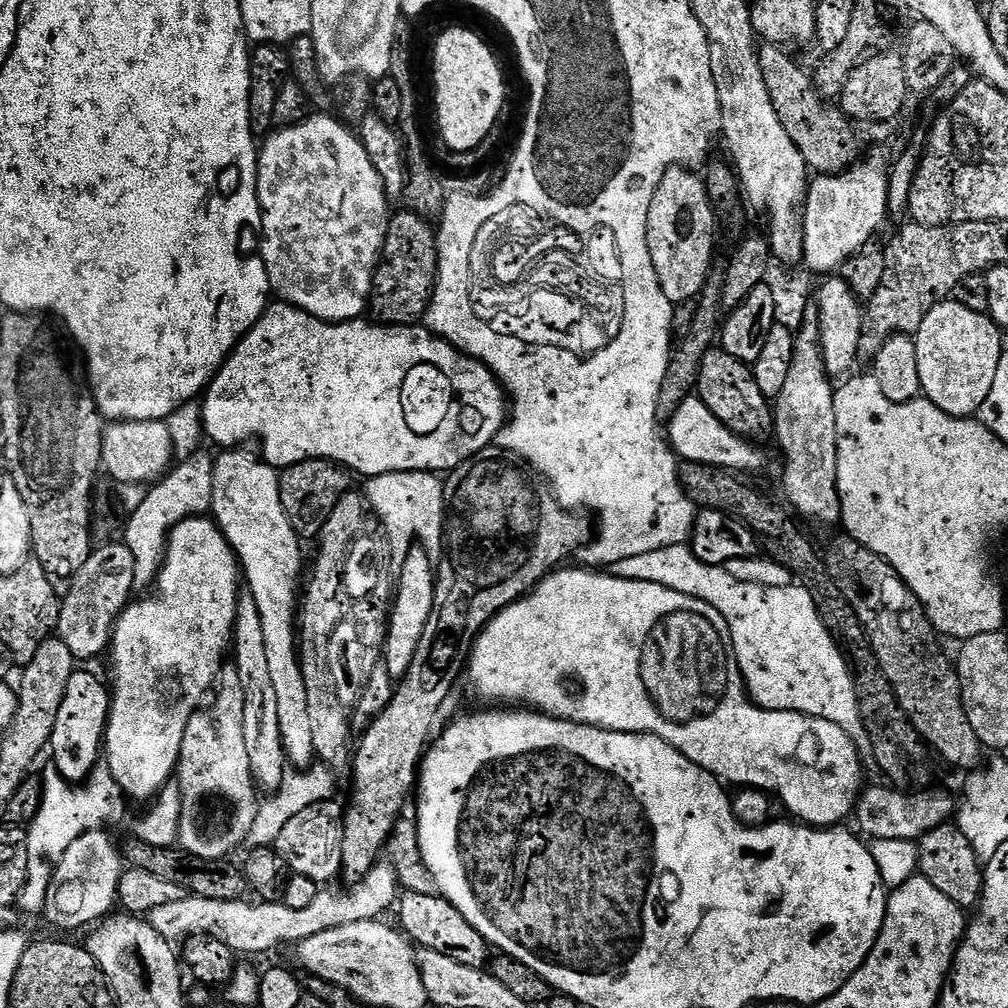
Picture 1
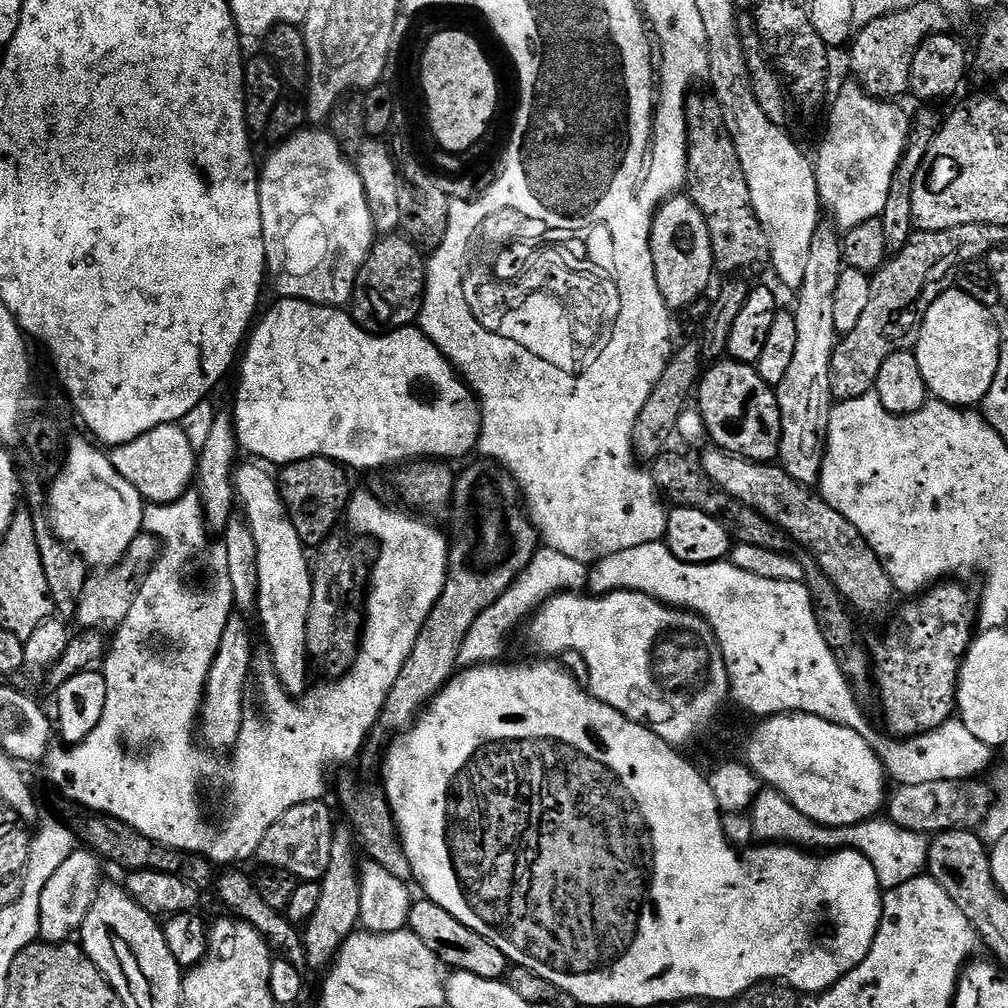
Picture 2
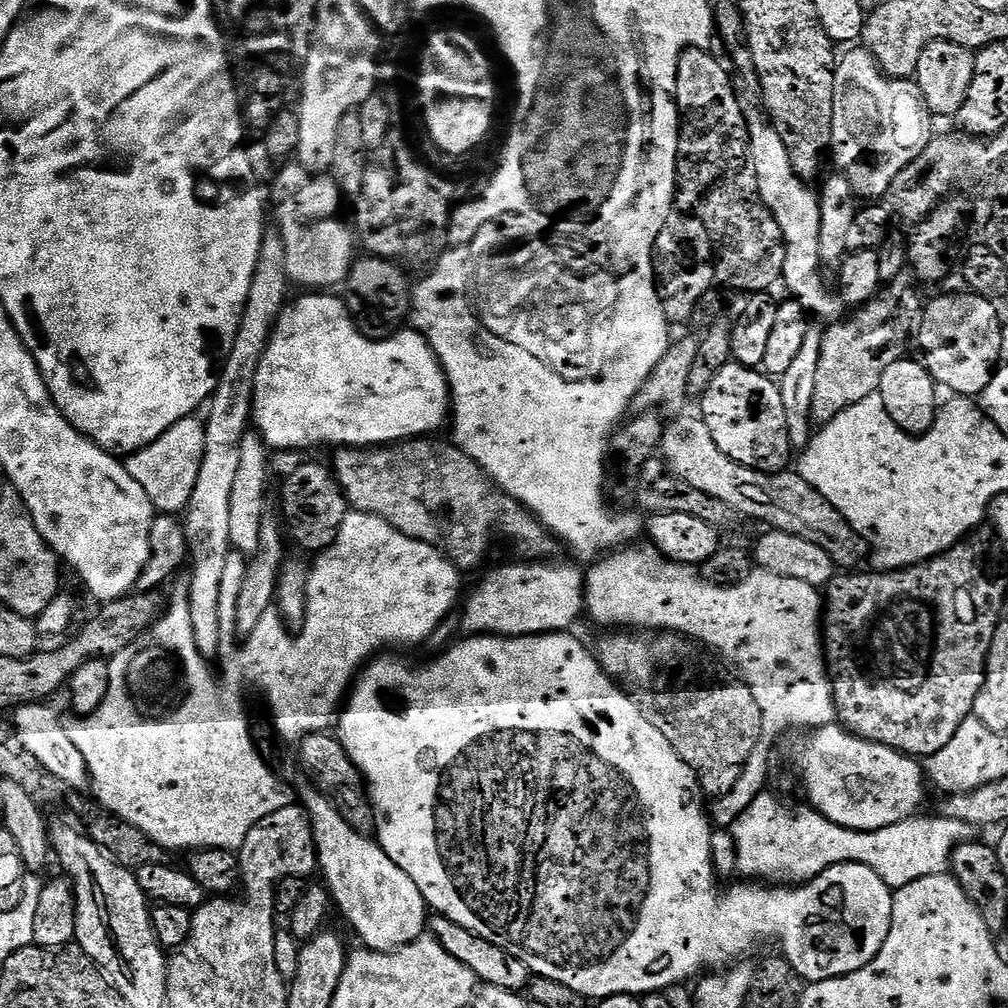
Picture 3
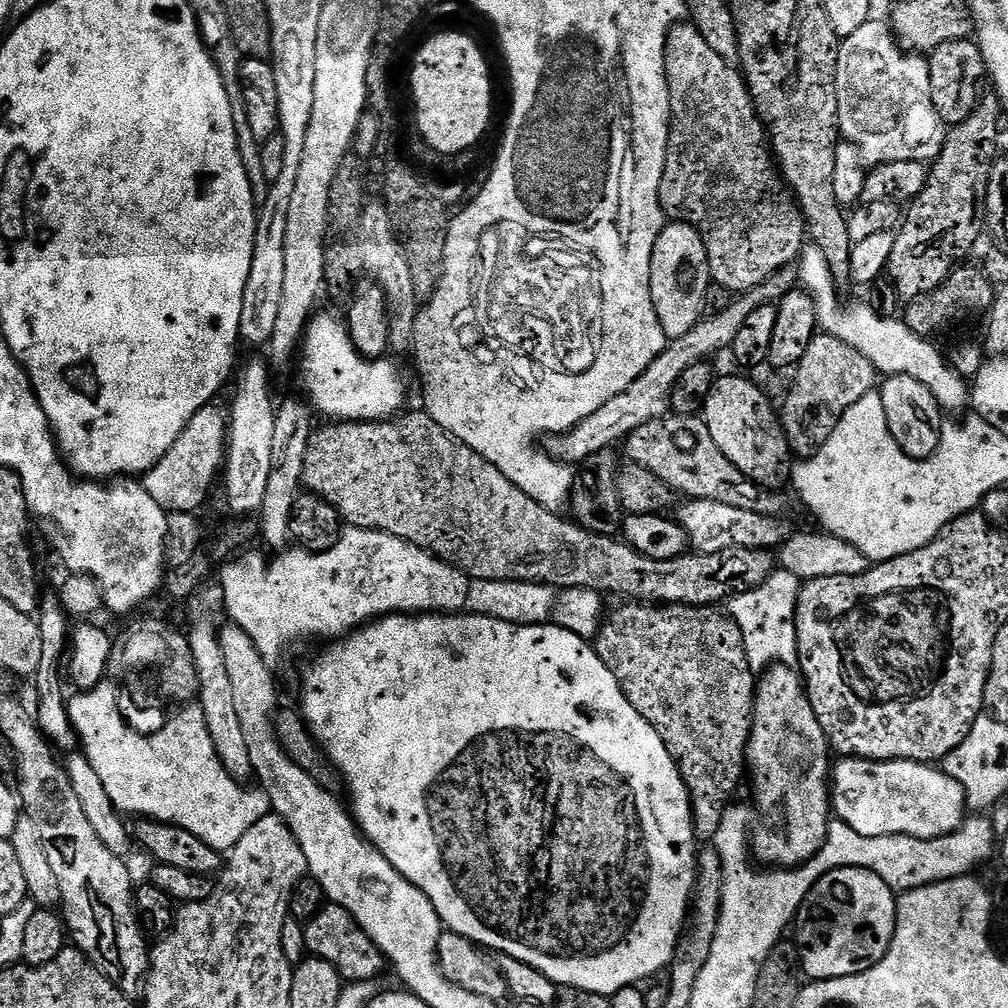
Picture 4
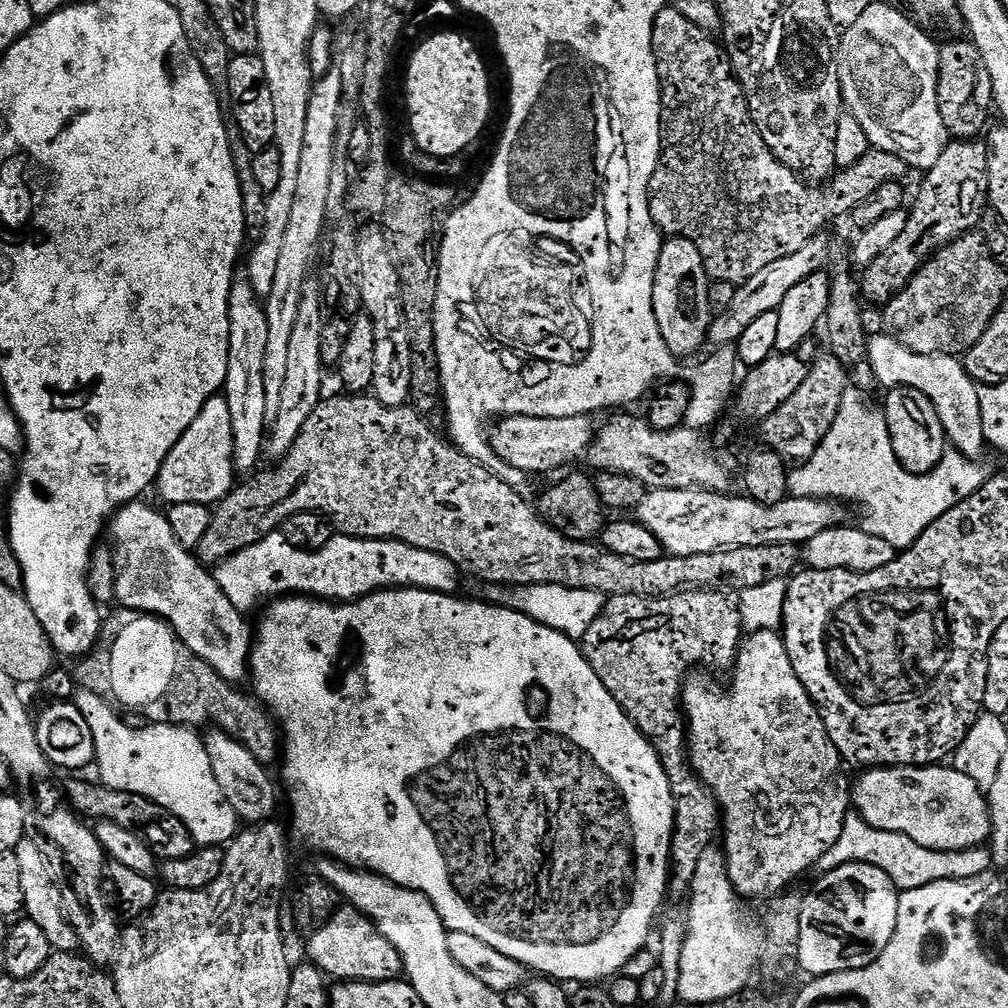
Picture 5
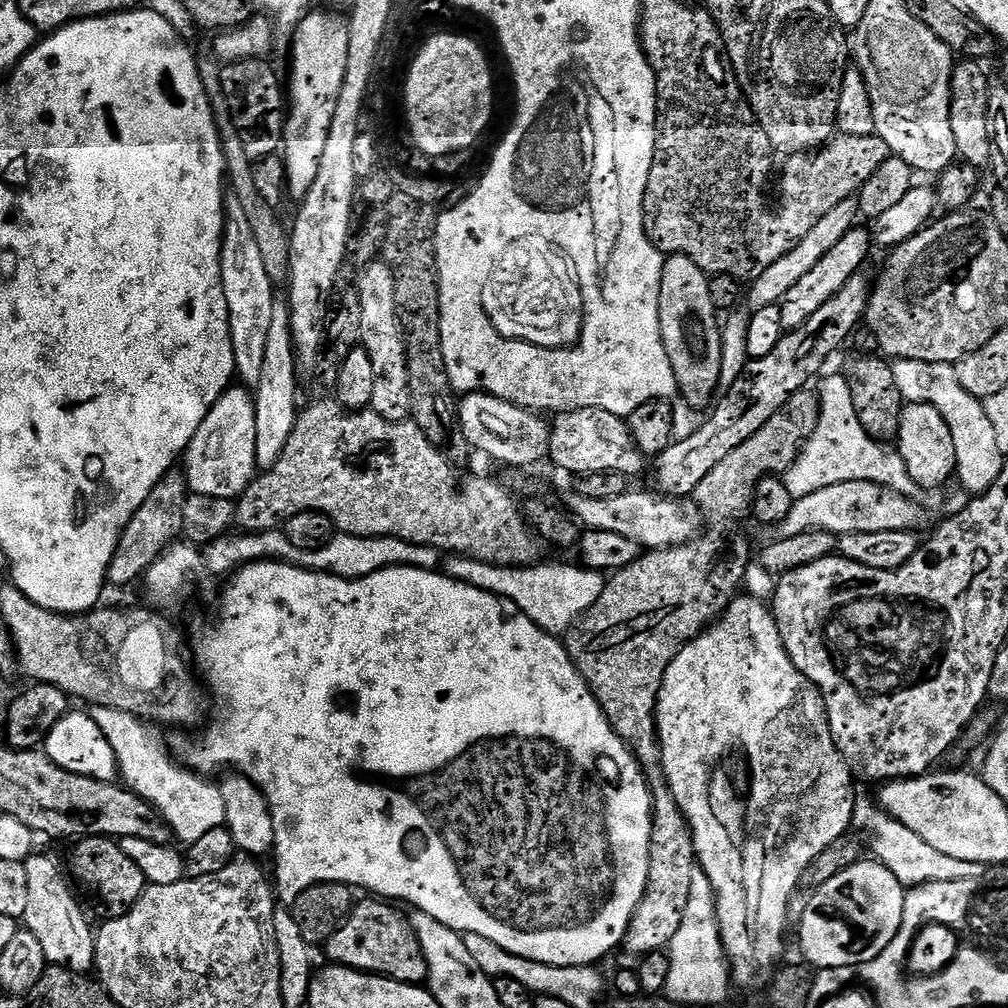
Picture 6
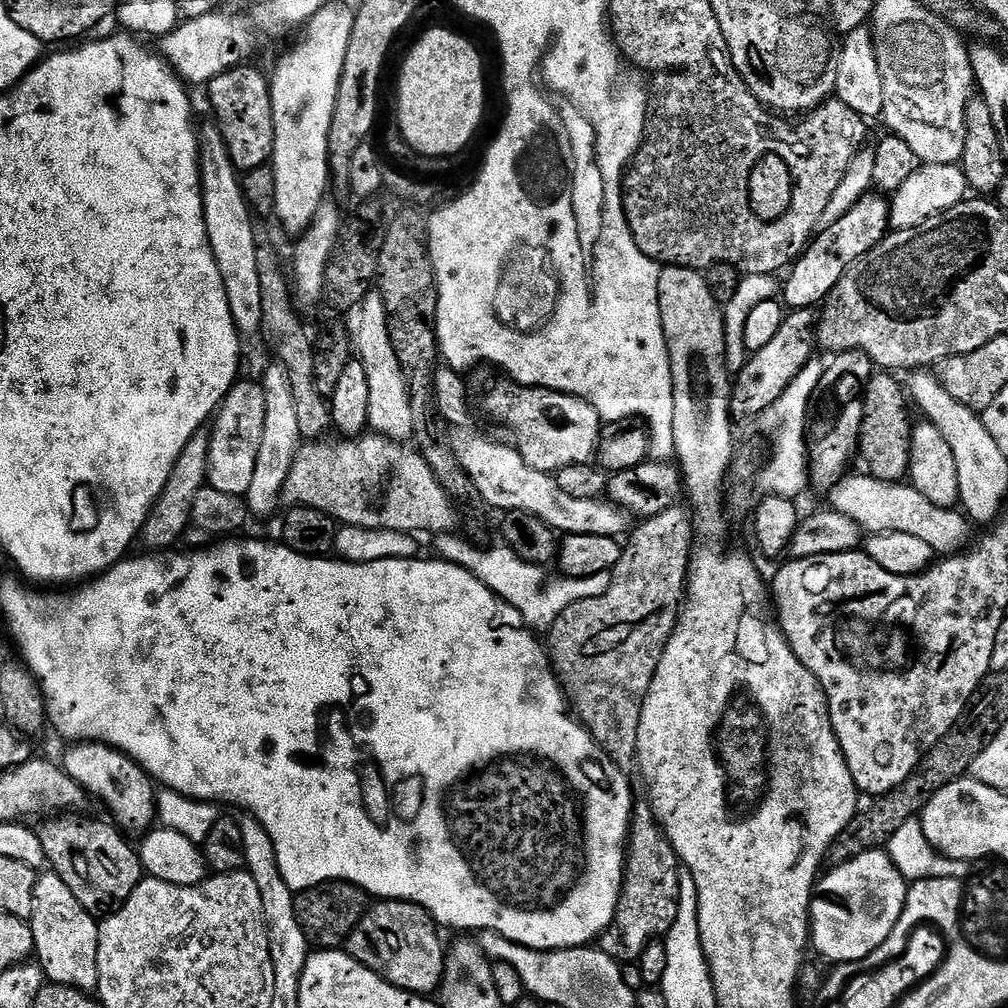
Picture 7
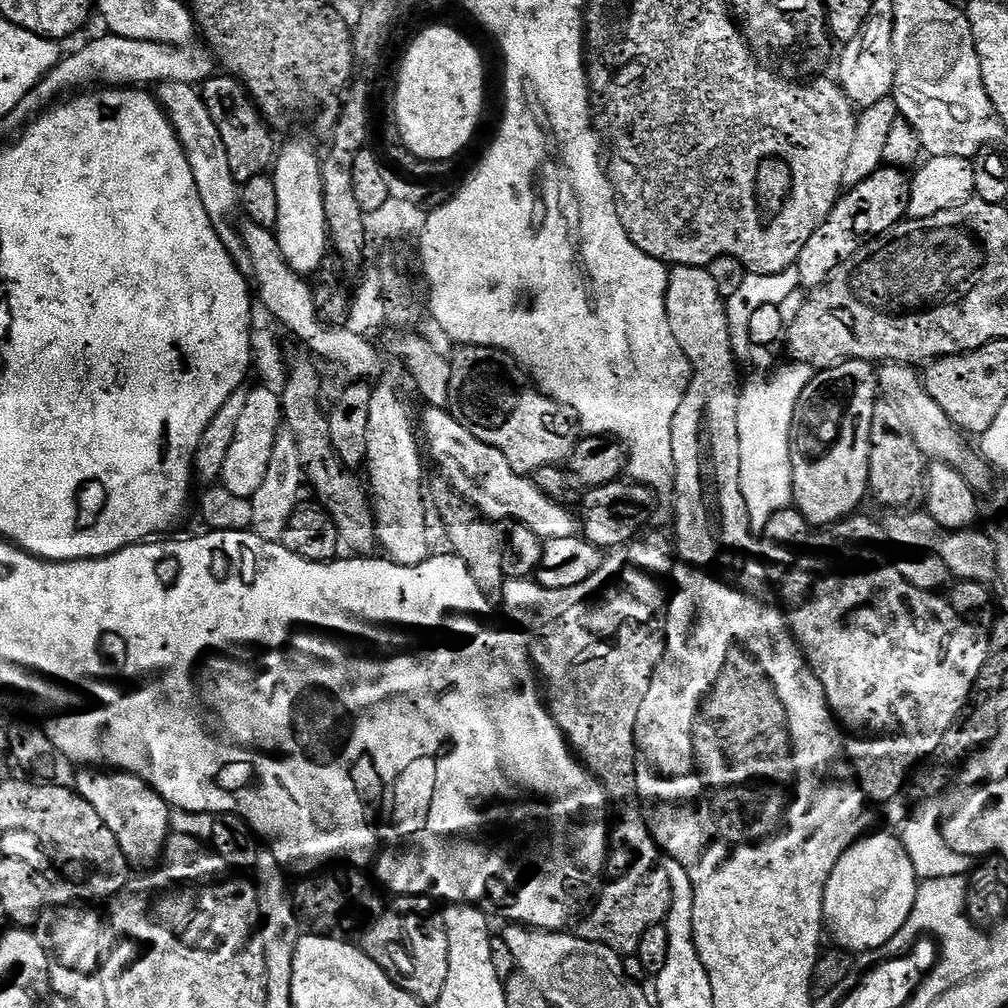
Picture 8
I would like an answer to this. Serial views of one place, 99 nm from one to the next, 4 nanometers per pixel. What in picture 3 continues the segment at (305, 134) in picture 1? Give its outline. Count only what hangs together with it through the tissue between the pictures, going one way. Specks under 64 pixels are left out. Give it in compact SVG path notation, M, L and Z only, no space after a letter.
M289 162L279 169L276 176L276 200L280 205L276 208L276 220L280 238L286 252L286 270L289 281L293 285L301 284L304 290L336 290L347 280L352 261L358 256L358 240L353 229L348 228L340 220L328 220L340 208L342 193L338 185L332 181L331 175L307 172L298 162Z

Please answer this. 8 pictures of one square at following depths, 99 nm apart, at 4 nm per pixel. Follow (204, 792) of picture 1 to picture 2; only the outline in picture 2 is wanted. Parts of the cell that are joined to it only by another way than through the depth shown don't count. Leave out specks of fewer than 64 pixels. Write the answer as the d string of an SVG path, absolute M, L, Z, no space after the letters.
M233 614L226 622L226 630L222 635L222 642L216 660L212 664L210 683L206 689L206 699L198 721L199 739L205 745L213 744L214 747L225 748L225 750L235 748L240 737L240 731L246 719L246 713L244 713L244 687L248 684L248 675L254 672L254 664L252 668L252 632L243 619L247 620L243 615Z

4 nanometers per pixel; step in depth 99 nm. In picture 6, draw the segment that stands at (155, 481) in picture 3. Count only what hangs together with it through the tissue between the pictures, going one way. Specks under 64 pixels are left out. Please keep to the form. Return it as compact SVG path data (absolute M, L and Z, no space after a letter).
M243 386L229 387L218 402L214 402L182 457L182 471L188 480L189 493L235 501L249 488L258 475L254 450L255 409L253 393Z

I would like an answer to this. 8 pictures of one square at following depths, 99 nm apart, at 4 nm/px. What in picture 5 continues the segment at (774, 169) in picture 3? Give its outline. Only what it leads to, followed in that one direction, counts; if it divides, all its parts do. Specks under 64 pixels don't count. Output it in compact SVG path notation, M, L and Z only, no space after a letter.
M891 334L876 335L868 341L868 361L870 362L877 385L884 390L894 388L913 388L922 390L926 398L934 402L938 418L942 418L944 435L955 451L969 458L983 457L986 451L984 441L982 413L979 405L979 387L976 381L966 374L963 363L955 356L918 354L902 346Z

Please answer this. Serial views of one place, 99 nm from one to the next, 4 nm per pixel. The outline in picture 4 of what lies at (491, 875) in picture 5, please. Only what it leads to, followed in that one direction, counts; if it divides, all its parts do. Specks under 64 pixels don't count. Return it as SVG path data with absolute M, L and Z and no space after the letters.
M395 614L382 616L375 619L355 631L351 631L341 639L333 639L329 643L325 652L320 652L304 668L304 681L300 684L300 704L299 711L302 713L304 723L312 731L312 737L320 743L324 753L331 760L333 768L340 773L343 783L346 785L346 792L352 795L350 800L350 811L360 829L364 834L364 839L369 840L380 853L434 906L434 910L440 916L440 923L449 932L457 932L471 940L477 946L485 949L493 948L496 954L503 954L510 958L518 958L518 962L526 962L534 966L546 978L550 978L557 984L565 988L581 988L597 992L603 996L611 998L618 990L631 988L639 985L639 980L643 982L651 981L660 971L667 969L672 961L676 959L676 947L680 945L680 937L686 927L686 921L690 915L690 905L692 903L692 892L696 889L696 857L698 855L698 837L696 827L692 821L692 800L688 797L688 791L684 785L684 780L680 777L678 766L666 750L658 730L630 706L622 686L618 686L618 678L610 674L606 662L596 653L595 647L589 641L582 639L578 634L570 630L560 628L554 622L543 624L515 624L514 622L500 621L498 618L475 616L469 614Z

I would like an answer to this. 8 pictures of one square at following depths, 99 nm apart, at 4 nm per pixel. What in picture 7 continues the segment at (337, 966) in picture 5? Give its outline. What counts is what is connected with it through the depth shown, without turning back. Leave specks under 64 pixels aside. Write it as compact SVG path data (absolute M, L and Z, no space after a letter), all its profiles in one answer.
M381 899L373 903L348 935L346 951L359 964L374 970L395 988L417 994L432 994L441 987L446 968L446 944L440 941L438 925L420 904L408 900Z

